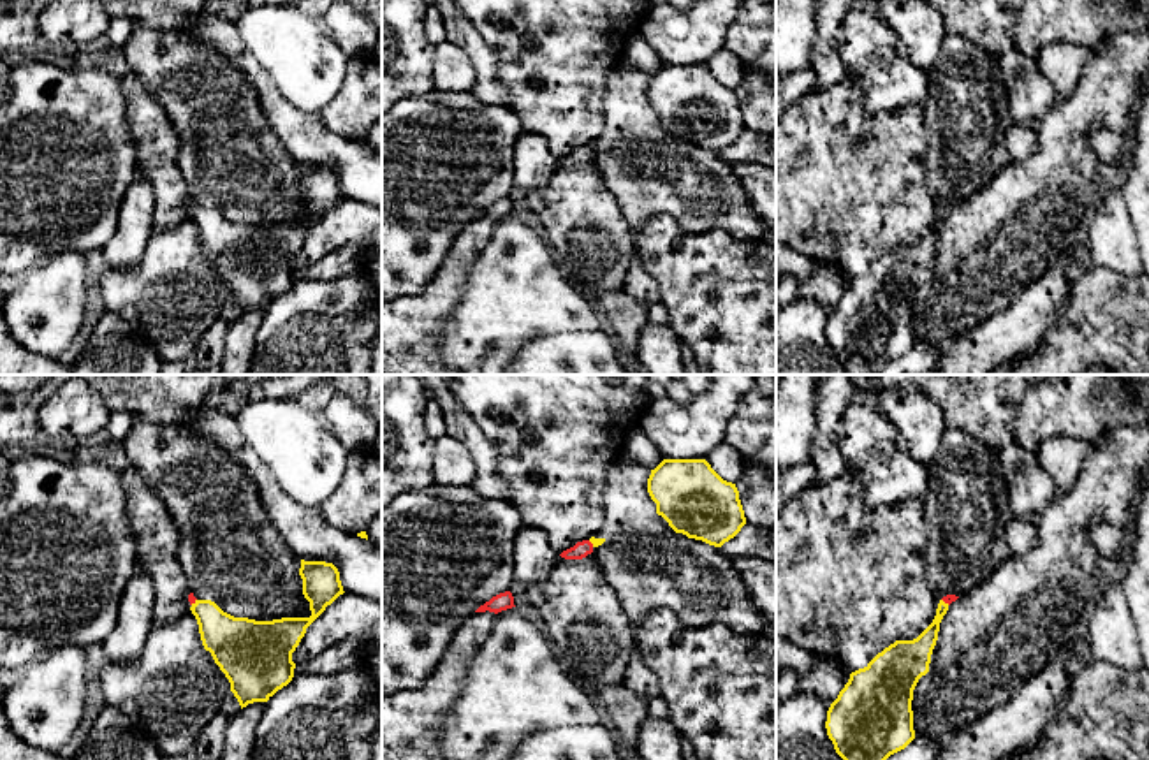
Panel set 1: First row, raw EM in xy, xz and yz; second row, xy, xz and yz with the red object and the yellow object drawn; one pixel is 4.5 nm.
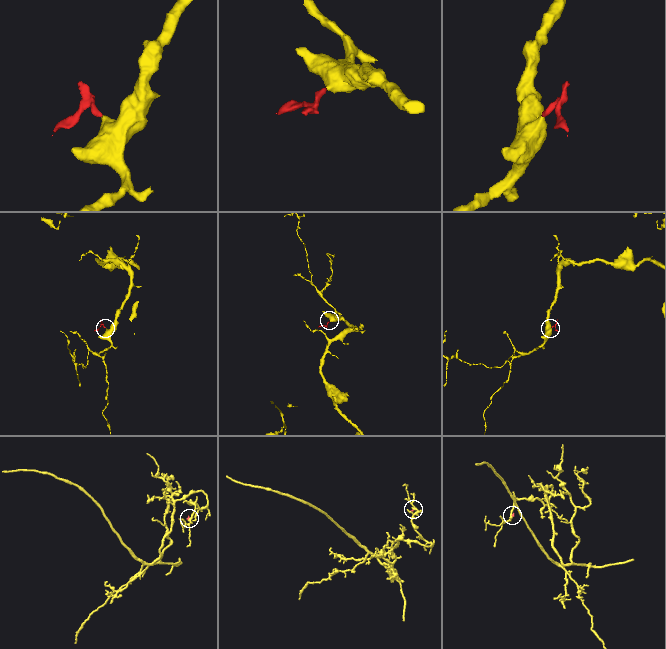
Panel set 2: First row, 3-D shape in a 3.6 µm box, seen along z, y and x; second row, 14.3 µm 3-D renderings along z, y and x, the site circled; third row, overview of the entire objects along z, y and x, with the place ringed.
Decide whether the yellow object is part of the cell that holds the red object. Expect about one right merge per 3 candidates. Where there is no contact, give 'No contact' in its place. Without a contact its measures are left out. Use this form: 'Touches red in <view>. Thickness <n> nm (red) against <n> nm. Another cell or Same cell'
Touches red in xy. Thickness 40 nm (red) against 220 nm. Same cell

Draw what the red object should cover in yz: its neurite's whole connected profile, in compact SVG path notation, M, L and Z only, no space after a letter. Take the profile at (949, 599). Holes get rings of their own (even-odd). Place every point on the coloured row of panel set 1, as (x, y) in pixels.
M959 596L940 600L933 623L913 640L896 640L848 683L827 711L827 735L843 760L887 760L913 739L913 690L929 672L940 623Z

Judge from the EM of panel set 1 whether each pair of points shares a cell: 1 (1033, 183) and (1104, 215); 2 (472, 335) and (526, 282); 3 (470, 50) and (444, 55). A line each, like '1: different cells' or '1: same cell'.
1: different cells
2: same cell
3: different cells

